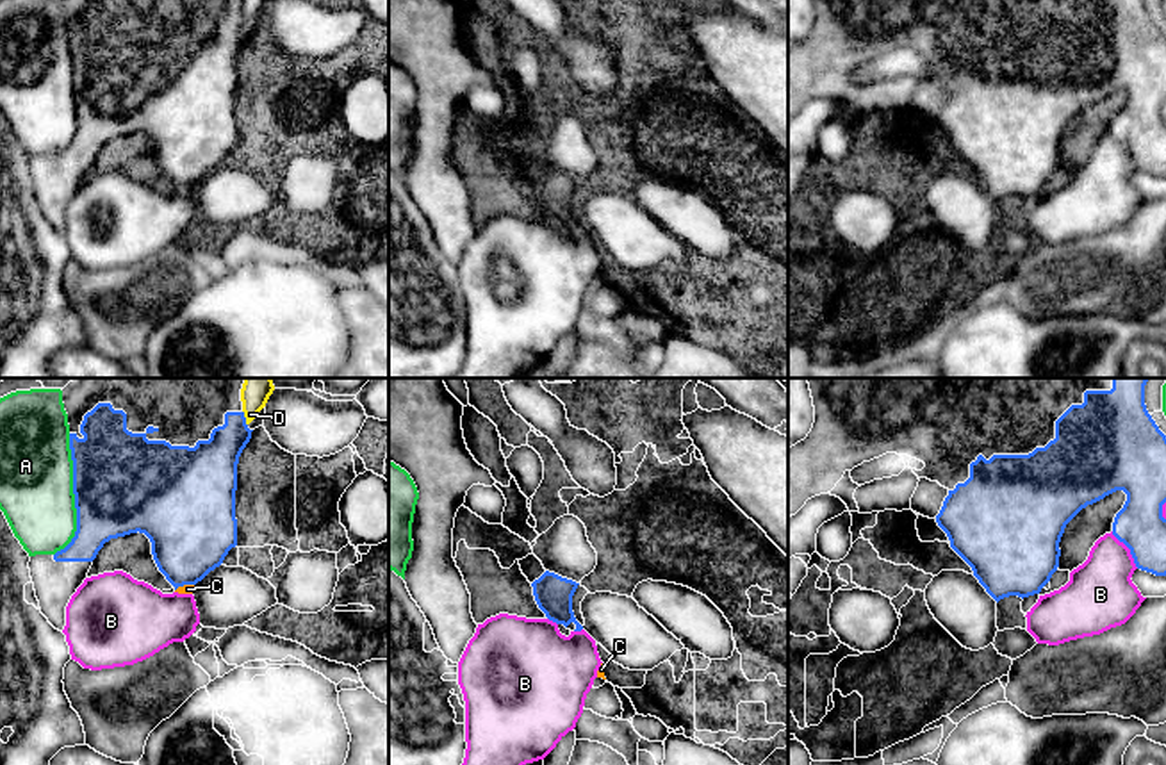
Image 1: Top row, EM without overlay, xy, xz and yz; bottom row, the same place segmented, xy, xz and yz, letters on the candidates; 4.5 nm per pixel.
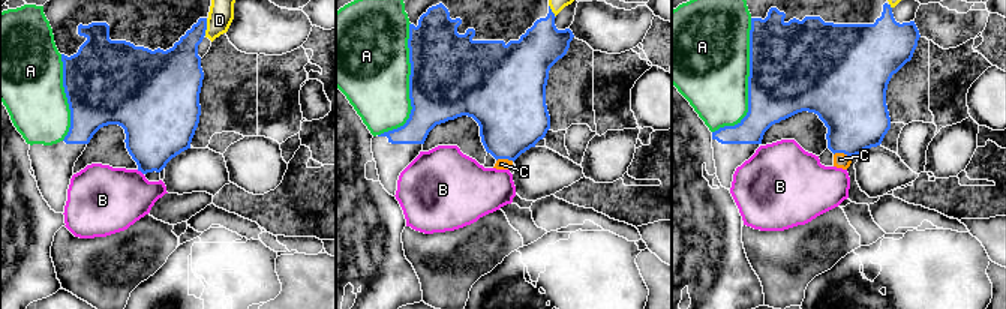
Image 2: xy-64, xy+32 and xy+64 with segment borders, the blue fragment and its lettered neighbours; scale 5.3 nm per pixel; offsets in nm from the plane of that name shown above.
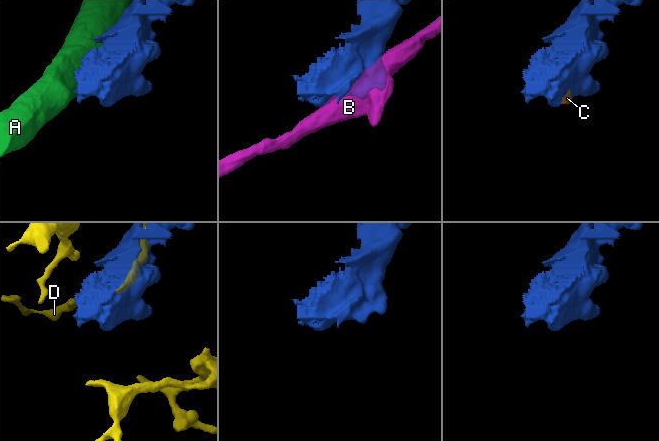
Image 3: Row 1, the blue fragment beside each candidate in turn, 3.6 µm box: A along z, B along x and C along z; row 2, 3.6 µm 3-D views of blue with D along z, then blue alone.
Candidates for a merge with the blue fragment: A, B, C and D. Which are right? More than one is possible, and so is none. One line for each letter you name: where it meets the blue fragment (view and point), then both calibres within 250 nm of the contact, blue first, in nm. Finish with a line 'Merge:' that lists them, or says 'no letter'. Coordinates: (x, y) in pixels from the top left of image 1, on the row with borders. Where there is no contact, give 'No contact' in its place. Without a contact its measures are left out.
Merge: no letter

